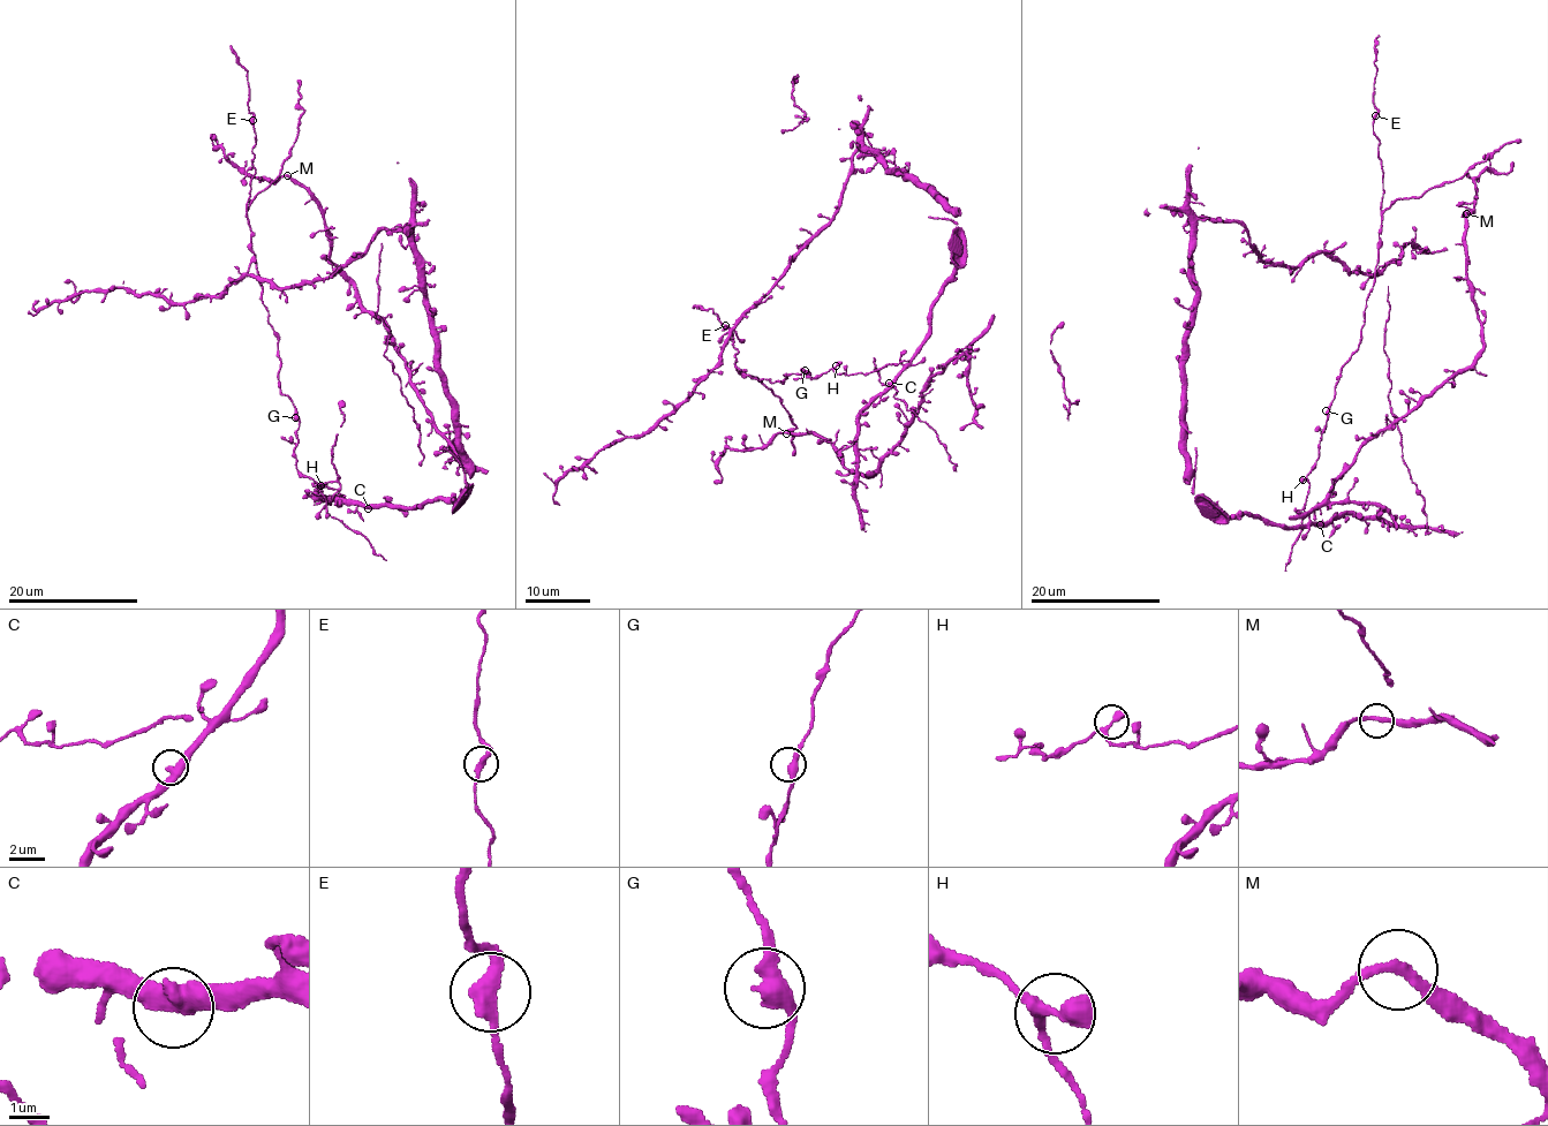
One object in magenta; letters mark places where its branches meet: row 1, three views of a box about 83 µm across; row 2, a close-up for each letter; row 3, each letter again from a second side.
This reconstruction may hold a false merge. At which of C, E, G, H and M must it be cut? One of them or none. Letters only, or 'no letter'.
no letter

